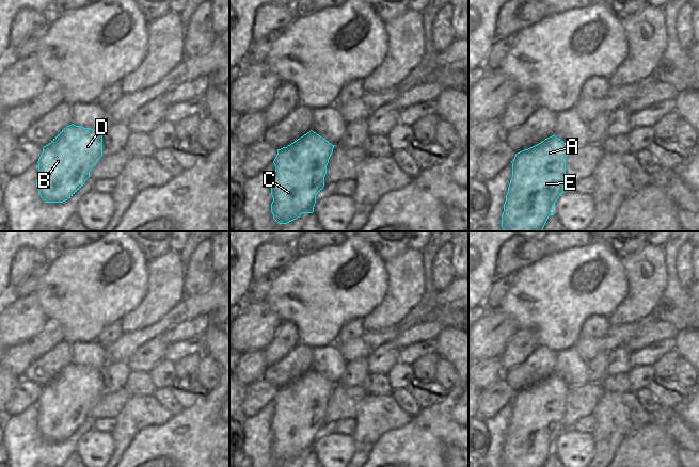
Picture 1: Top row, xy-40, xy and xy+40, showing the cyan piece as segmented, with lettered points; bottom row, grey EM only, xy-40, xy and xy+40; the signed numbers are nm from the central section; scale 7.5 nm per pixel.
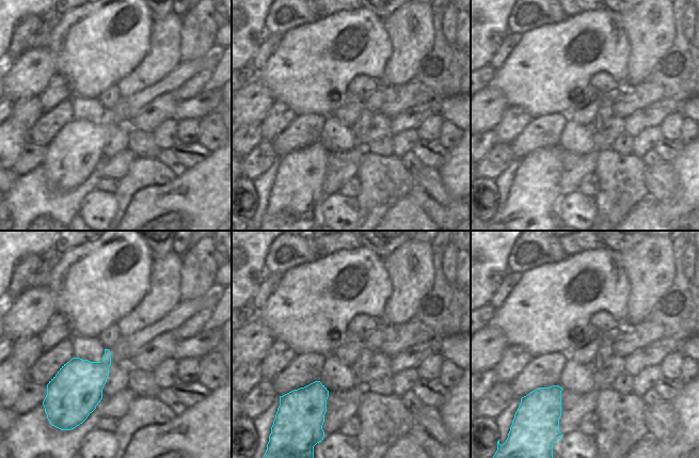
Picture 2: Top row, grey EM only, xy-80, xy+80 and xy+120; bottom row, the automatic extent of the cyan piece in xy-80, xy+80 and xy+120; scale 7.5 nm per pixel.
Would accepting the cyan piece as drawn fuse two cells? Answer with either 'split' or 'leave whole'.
leave whole

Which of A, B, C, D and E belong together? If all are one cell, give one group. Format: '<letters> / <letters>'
A B C D E

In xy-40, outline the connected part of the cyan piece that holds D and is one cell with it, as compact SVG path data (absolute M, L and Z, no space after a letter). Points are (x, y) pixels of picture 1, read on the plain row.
M74 363L64 367L48 384L38 398L36 425L46 441L63 441L70 437L90 416L92 406L102 394L102 369L93 369Z

